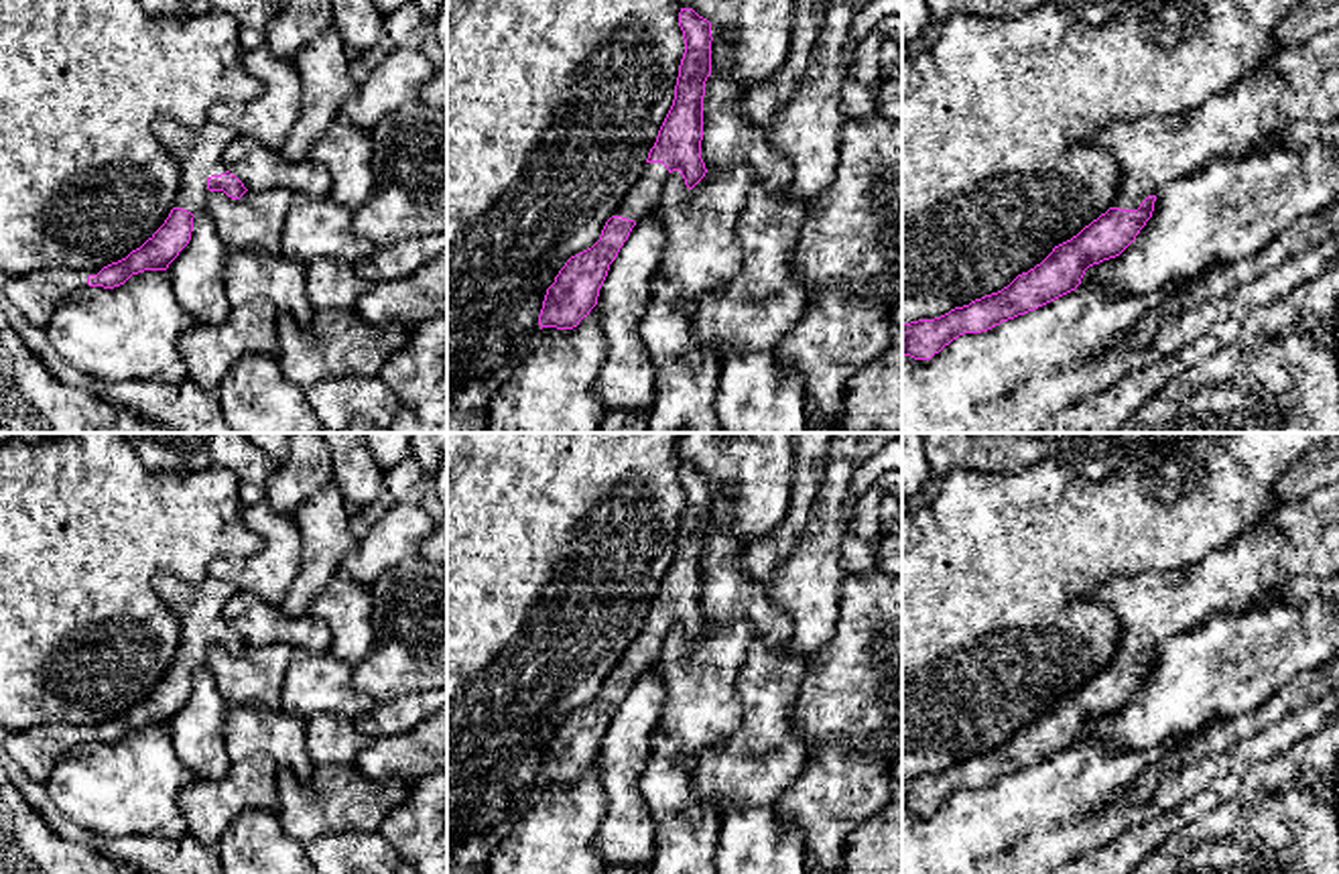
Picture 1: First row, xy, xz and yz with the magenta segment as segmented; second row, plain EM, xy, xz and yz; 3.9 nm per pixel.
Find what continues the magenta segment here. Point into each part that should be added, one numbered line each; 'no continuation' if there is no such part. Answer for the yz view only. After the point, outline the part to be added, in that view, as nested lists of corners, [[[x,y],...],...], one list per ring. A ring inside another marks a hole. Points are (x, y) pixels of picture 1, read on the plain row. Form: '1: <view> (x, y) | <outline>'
1: yz (1303, 537) | [[[1339,484],[1280,504],[1268,522],[1185,569],[1111,577],[1091,598],[1103,602],[1122,628],[1111,663],[1138,665],[1164,640],[1219,612],[1241,610],[1300,575],[1339,575]]]

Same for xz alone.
1: xz (643, 653) | [[[646,618],[638,638],[628,646],[614,671],[634,675],[636,679],[648,673],[658,665],[668,630],[662,618]]]

